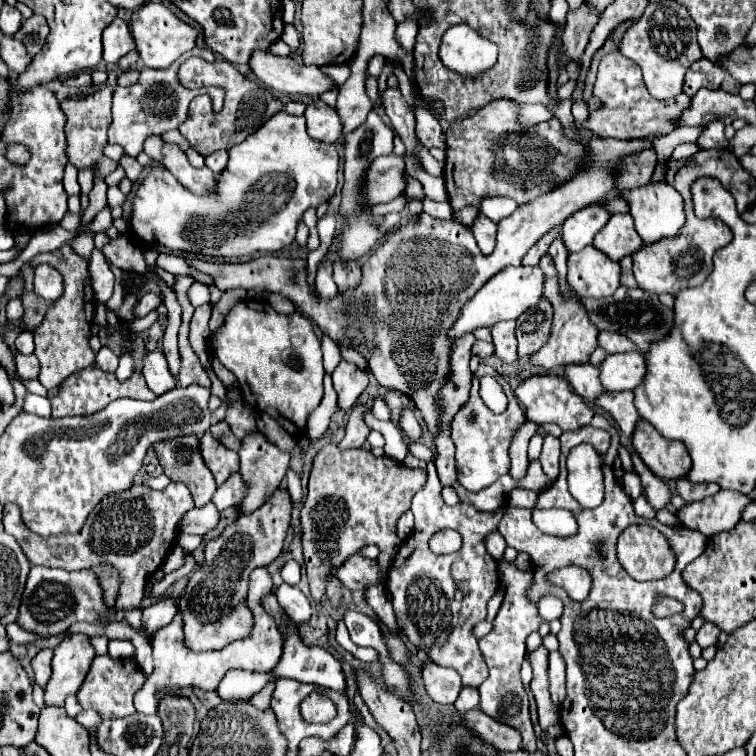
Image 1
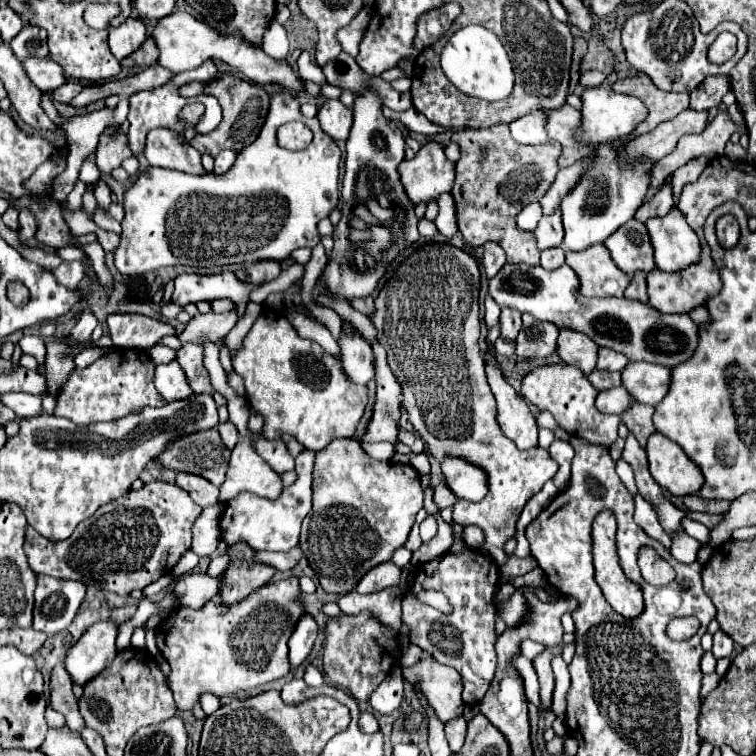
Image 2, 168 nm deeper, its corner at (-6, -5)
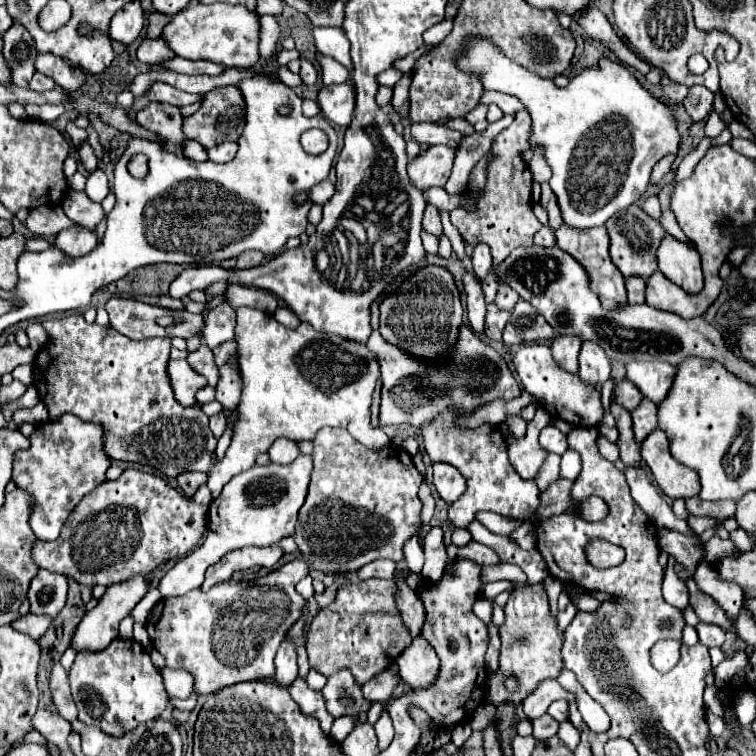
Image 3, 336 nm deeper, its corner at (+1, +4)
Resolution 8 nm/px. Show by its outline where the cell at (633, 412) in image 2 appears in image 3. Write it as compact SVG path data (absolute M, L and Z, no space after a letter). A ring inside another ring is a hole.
M642 400L638 404L638 408L634 408L632 412L632 420L634 420L634 434L636 434L636 442L642 442L652 430L656 430L658 422L656 422L656 404L652 400Z

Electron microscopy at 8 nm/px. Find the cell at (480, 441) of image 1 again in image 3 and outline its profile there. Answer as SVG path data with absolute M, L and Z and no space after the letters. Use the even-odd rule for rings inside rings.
M436 462L434 464L434 486L436 486L436 492L448 504L452 504L466 490L466 478L452 464Z

